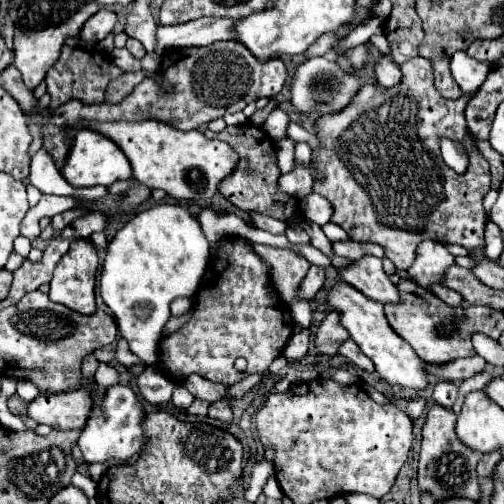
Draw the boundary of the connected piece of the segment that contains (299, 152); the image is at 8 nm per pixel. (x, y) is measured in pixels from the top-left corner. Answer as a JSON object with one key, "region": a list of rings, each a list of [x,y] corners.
{"region":[[[296,143],[296,161],[294,169],[290,173],[280,175],[278,187],[284,193],[290,193],[292,197],[306,197],[312,193],[312,175],[310,175],[310,161],[312,161],[312,149],[306,143]]]}

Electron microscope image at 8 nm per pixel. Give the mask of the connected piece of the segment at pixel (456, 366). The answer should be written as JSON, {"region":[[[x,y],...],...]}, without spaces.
{"region":[[[474,355],[474,357],[466,357],[466,359],[454,359],[454,361],[448,361],[446,365],[430,365],[430,363],[424,363],[426,365],[426,373],[428,375],[436,375],[438,379],[448,379],[448,381],[464,381],[468,377],[472,377],[474,373],[482,371],[484,369],[484,359]]]}

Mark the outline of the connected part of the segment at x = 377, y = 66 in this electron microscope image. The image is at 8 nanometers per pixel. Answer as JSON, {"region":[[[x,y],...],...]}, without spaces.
{"region":[[[380,53],[380,57],[376,59],[374,63],[374,73],[376,73],[376,79],[380,85],[386,85],[386,87],[392,87],[396,83],[400,83],[400,67],[384,53]]]}

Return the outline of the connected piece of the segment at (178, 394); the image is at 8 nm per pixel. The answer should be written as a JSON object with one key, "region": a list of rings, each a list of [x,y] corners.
{"region":[[[176,387],[174,395],[172,395],[172,401],[174,401],[174,405],[178,409],[188,409],[192,405],[192,401],[194,401],[194,395],[184,387]]]}

